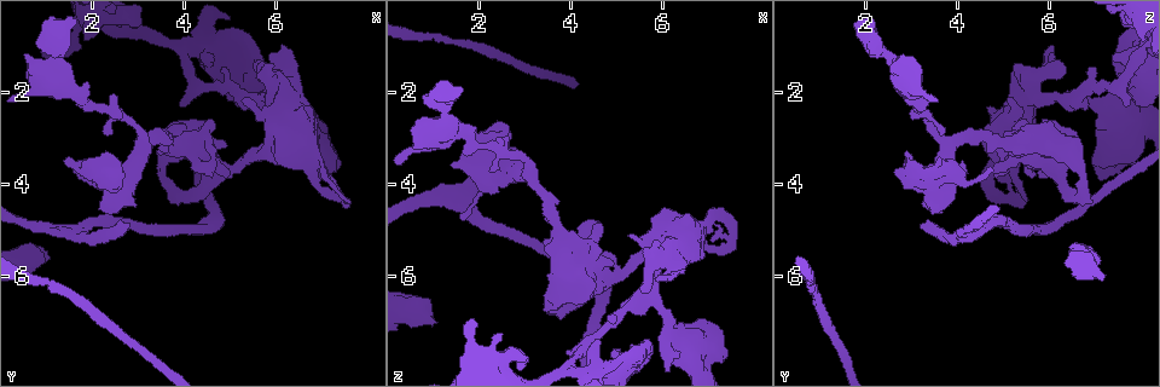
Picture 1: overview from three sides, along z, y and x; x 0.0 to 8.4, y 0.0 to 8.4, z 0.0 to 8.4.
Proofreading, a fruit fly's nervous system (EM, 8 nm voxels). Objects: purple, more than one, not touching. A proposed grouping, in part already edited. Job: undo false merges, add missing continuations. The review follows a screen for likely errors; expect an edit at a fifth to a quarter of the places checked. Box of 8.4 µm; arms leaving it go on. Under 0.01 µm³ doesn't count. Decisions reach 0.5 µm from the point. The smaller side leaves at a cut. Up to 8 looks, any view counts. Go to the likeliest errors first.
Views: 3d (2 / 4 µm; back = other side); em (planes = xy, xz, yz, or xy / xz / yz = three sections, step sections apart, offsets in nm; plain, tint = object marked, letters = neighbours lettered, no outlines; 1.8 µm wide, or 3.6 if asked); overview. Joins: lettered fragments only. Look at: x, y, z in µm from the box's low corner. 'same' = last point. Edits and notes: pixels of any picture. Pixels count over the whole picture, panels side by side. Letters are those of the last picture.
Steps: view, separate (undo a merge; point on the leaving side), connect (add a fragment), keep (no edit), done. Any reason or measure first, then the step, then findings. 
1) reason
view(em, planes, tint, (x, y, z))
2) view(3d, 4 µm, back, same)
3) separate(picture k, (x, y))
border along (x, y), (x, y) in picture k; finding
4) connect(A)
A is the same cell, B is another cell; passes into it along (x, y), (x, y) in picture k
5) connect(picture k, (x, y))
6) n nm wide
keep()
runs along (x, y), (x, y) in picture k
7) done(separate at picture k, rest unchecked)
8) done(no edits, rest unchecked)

view(em, planes, letters, (5.00, 1.85, 7.80))

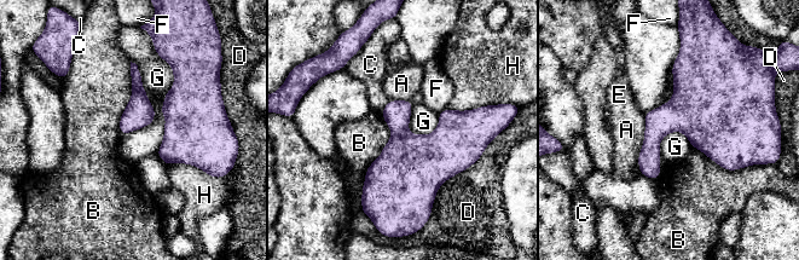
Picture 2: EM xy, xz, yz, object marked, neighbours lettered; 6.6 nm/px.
keep()
A, B, C, D, E, F, G and H are other cells; border along (154, 48), (173, 74), (156, 152) in picture 2; all the same neuron

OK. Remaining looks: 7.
stops while still wide
view(em, xz, step 4, letters, (3.10, 0.50, 7.90))

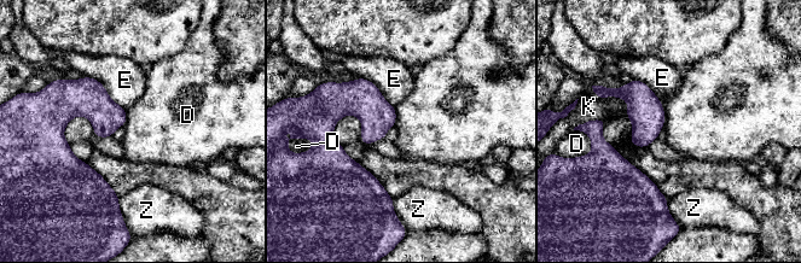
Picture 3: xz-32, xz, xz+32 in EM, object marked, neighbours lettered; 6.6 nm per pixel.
keep()
D, E, K and Z are other cells; no lettered fragment goes on from it

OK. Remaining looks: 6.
sharp bend
view(3d, 4 µm, (7.30, 4.15, 4.70))

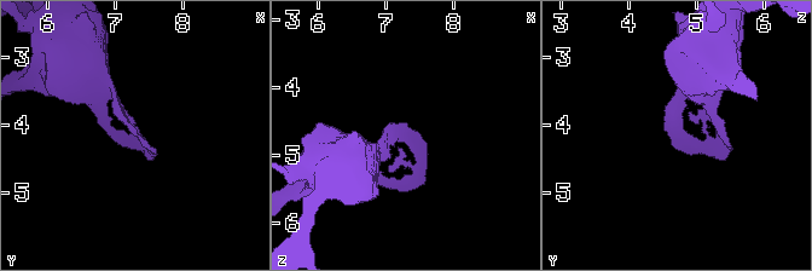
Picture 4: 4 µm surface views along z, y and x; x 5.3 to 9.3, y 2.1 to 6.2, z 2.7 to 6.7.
now the EM
view(em, planes, letters, (7.30, 4.15, 4.75))

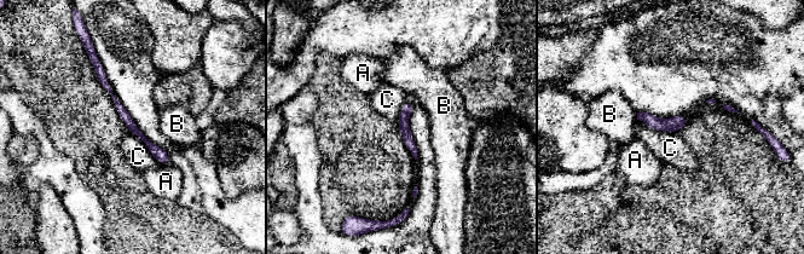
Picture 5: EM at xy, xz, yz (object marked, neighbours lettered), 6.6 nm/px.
C touches over 280 nm
keep()
A, B and C are other cells; runs along (97, 65), (131, 126), (166, 161) in picture 5; all the same neuron

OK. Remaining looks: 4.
done(no edits, rest unchecked)

